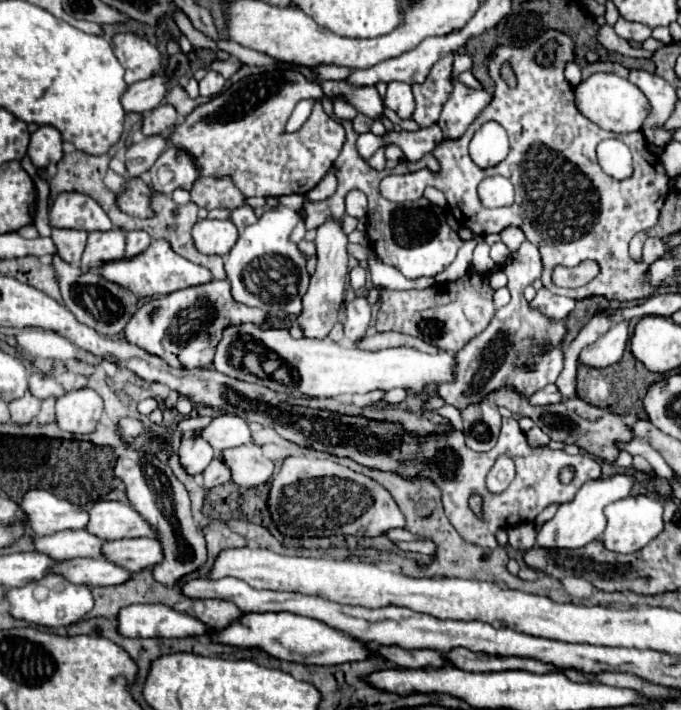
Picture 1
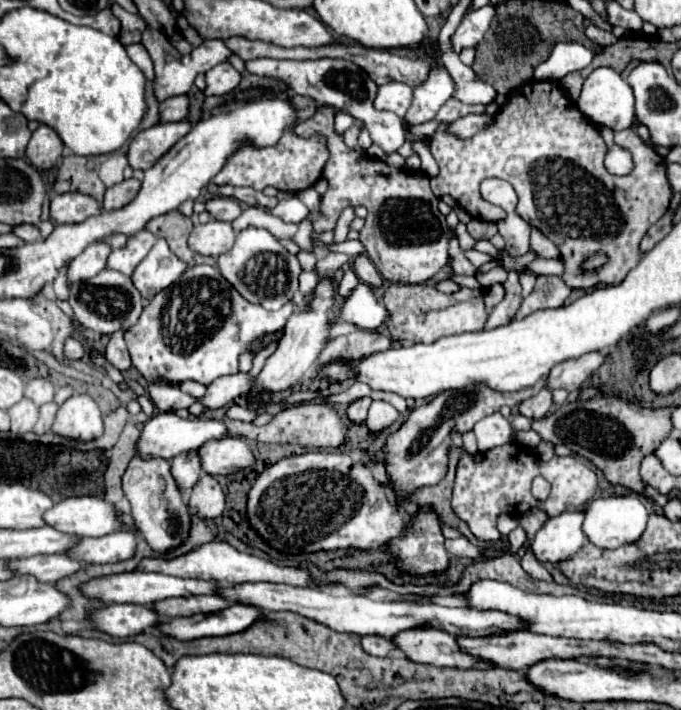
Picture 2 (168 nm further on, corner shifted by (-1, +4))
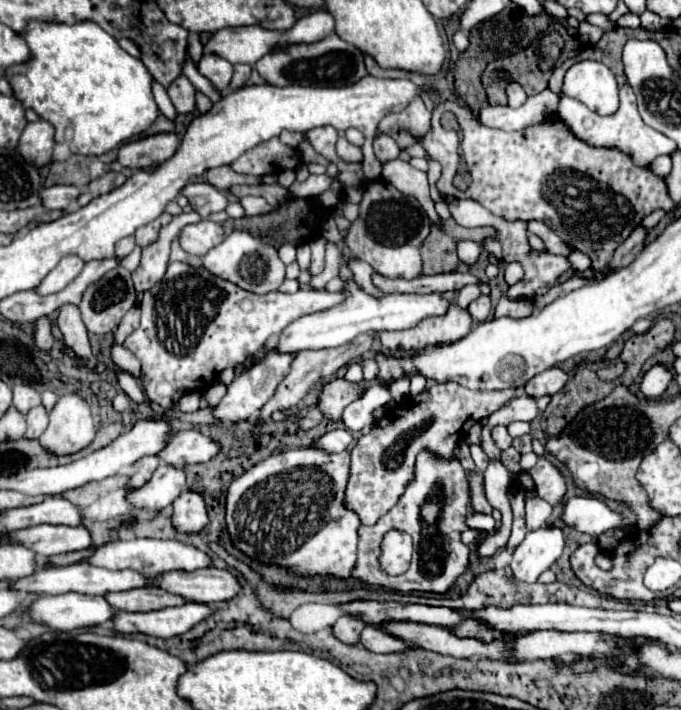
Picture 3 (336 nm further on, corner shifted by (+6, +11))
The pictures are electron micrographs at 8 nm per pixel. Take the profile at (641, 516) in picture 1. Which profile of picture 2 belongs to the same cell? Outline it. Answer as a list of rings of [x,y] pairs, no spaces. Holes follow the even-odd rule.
[[[623,495],[623,497],[605,497],[595,499],[587,507],[587,519],[583,523],[583,531],[591,543],[601,549],[617,549],[627,543],[635,543],[647,525],[647,507],[637,495]]]

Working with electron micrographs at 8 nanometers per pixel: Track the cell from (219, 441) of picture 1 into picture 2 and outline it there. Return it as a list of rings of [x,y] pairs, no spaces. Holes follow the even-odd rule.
[[[157,413],[151,417],[139,437],[137,443],[137,453],[143,457],[163,457],[163,459],[173,459],[179,453],[187,451],[197,451],[201,445],[213,439],[223,439],[227,437],[227,421],[225,419],[201,419],[201,417],[191,417],[191,419],[181,419],[175,413]]]

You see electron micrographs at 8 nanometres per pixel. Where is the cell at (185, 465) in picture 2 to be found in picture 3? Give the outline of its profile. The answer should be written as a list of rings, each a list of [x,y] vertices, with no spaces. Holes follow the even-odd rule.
[[[158,466],[144,486],[136,490],[126,486],[126,500],[136,510],[164,510],[182,494],[184,484],[186,474],[182,468]]]

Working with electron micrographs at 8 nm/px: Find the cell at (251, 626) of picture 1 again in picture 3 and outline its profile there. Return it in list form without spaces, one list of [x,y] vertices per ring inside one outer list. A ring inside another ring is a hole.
[[[186,602],[176,608],[164,608],[156,612],[116,612],[112,616],[114,630],[120,634],[134,634],[142,632],[148,636],[158,638],[172,638],[178,634],[188,632],[192,626],[202,622],[214,612],[214,608],[206,604],[194,604]]]

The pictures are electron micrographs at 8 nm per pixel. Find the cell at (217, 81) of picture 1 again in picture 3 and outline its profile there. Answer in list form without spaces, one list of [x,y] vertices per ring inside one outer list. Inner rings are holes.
[[[206,54],[200,64],[198,70],[202,76],[206,76],[218,90],[226,90],[230,80],[232,80],[232,64],[216,54]]]

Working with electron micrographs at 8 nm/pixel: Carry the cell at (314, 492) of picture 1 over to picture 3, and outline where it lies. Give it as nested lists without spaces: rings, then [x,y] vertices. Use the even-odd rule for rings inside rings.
[[[290,448],[290,450],[272,454],[270,458],[258,462],[248,472],[244,472],[240,478],[236,478],[230,484],[228,494],[226,494],[226,528],[228,528],[232,544],[248,558],[252,558],[260,564],[282,566],[294,576],[334,576],[334,578],[346,580],[350,576],[350,570],[356,564],[356,546],[358,546],[358,528],[360,528],[360,520],[356,520],[356,514],[352,514],[344,508],[344,488],[346,488],[348,476],[350,476],[350,452],[348,450],[344,450],[340,454],[326,454],[326,452],[312,450],[312,448]]]

